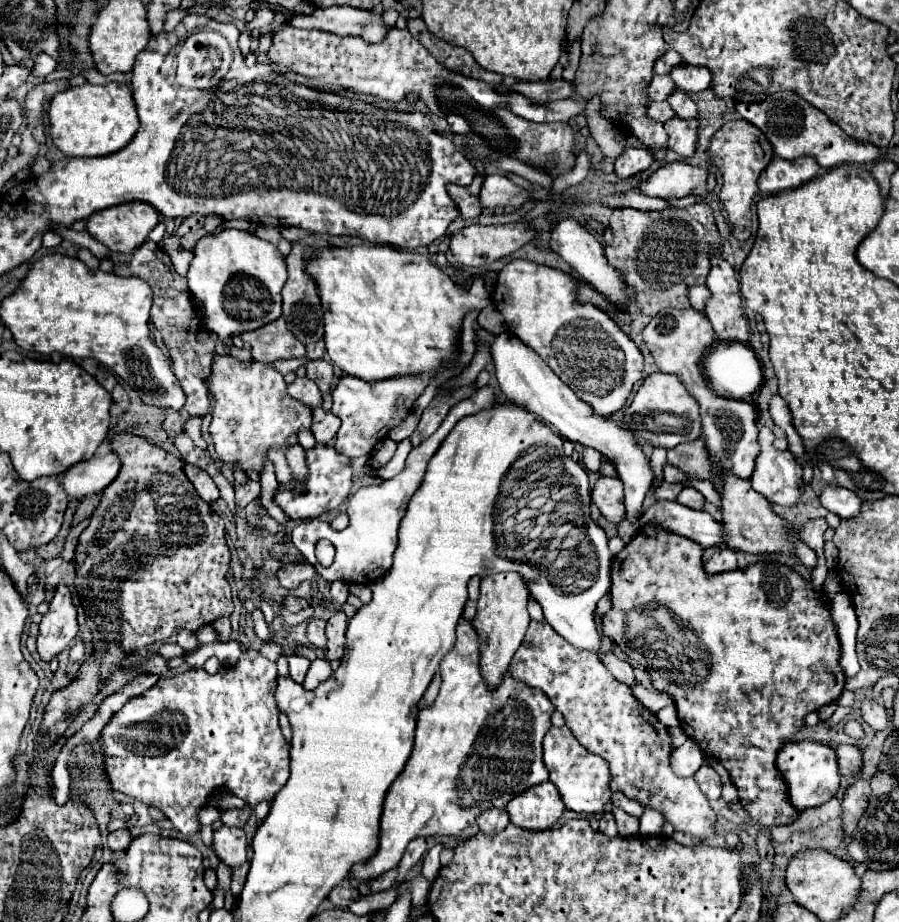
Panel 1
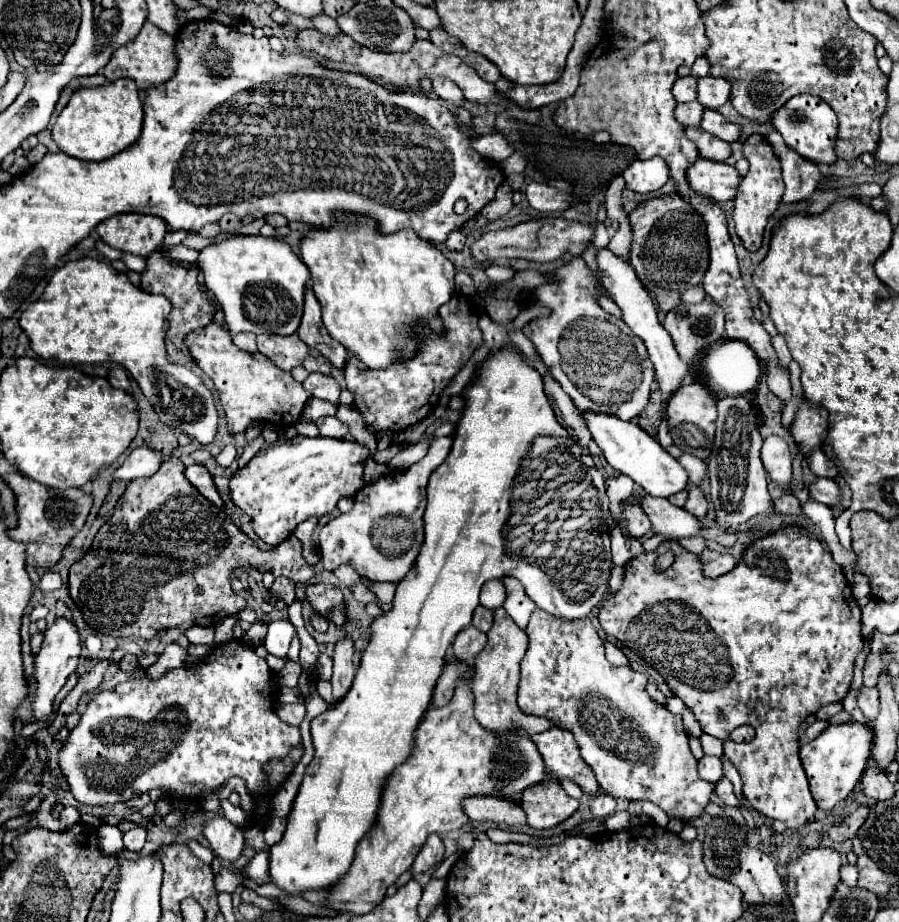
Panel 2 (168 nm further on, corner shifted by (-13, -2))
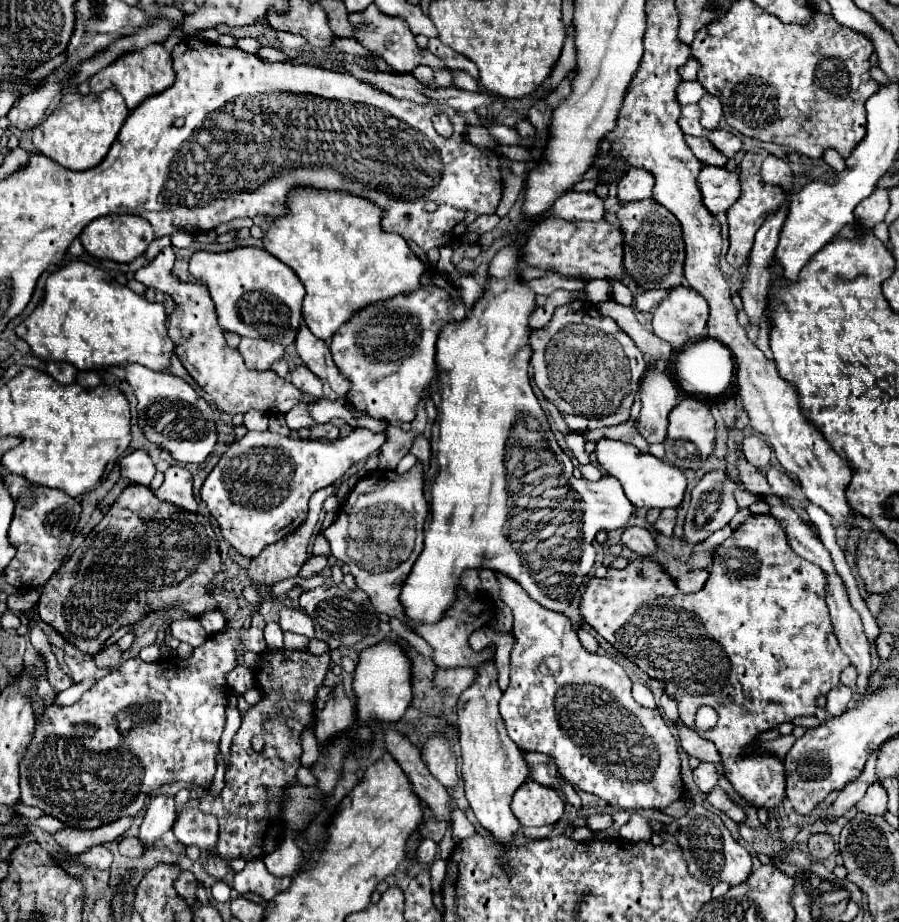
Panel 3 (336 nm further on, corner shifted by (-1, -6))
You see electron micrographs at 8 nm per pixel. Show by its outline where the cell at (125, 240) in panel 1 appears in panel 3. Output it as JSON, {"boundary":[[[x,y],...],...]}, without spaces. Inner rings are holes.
{"boundary":[[[110,214],[110,216],[102,216],[102,218],[90,222],[82,230],[80,240],[82,240],[82,246],[86,248],[86,252],[92,254],[94,258],[106,258],[106,260],[114,260],[114,262],[132,262],[136,256],[146,252],[148,244],[154,240],[154,232],[152,232],[150,222],[140,216]]]}

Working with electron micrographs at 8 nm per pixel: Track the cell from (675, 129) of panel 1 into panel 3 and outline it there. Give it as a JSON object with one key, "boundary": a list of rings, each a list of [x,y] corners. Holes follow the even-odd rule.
{"boundary":[[[684,136],[686,144],[690,146],[690,150],[694,152],[694,156],[702,162],[702,164],[712,164],[712,166],[724,166],[728,162],[728,158],[718,152],[704,136],[696,138],[696,136]]]}

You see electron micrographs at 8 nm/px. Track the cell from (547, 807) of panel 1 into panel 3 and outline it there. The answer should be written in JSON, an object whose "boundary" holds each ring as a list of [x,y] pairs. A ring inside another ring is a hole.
{"boundary":[[[526,780],[512,798],[512,812],[522,826],[552,826],[564,812],[564,802],[554,788]]]}

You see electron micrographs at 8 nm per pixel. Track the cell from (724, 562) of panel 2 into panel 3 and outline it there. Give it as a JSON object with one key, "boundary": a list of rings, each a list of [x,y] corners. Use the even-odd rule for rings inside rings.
{"boundary":[[[690,570],[690,572],[686,572],[684,576],[680,576],[676,582],[678,582],[678,588],[682,590],[682,592],[698,592],[702,586],[704,586],[704,582],[708,580],[708,576],[710,576],[710,570]]]}

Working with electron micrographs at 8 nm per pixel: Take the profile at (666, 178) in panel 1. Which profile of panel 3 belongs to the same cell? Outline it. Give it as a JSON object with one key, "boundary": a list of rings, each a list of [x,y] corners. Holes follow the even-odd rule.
{"boundary":[[[704,166],[698,174],[698,188],[702,192],[704,206],[712,214],[726,212],[740,196],[738,172],[718,166]]]}

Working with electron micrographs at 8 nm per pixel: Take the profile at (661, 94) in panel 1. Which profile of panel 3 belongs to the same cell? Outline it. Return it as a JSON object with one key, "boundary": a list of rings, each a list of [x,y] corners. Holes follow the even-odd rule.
{"boundary":[[[698,80],[694,82],[682,82],[676,90],[676,100],[680,106],[686,106],[686,104],[696,104],[700,98],[704,96],[704,88]]]}

